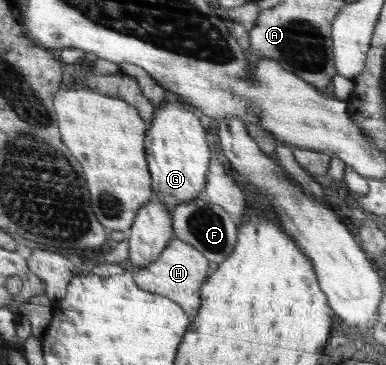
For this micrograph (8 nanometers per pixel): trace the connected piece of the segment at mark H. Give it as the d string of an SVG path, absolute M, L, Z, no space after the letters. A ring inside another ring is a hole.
M173 237L161 255L147 267L131 270L135 275L136 283L149 293L164 295L178 303L193 319L197 316L200 306L200 287L208 278L209 260L196 248L181 239Z

